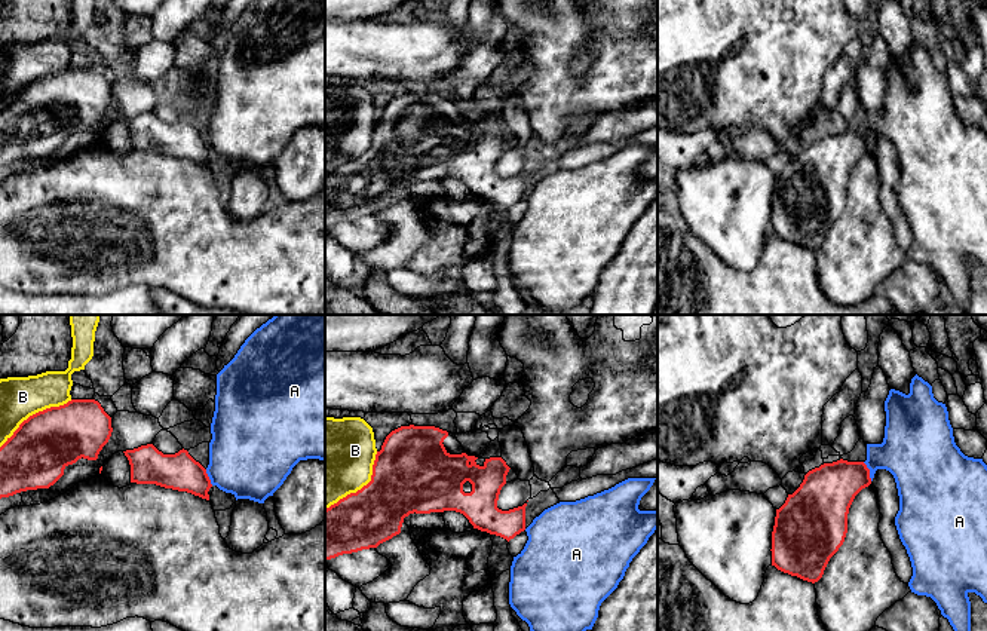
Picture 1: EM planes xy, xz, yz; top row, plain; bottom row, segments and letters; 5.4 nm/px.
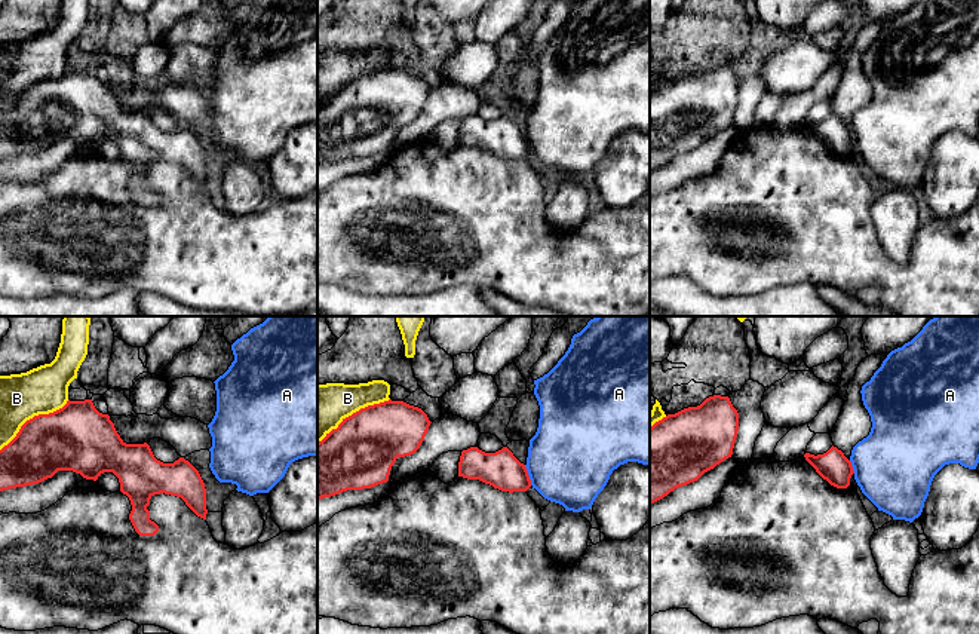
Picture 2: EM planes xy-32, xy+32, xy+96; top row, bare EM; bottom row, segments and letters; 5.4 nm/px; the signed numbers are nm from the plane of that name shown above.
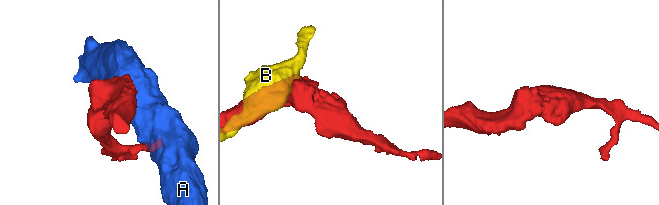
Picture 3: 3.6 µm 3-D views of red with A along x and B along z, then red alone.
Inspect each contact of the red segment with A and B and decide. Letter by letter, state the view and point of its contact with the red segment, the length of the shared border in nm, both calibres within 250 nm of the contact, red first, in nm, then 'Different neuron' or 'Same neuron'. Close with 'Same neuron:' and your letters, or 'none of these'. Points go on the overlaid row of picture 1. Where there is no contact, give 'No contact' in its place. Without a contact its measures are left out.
A: Touches red at yz (869, 471). Shared border 120 nm. Thickness 280 nm (red) against 320 nm. Different neuron
B: Touches red at xy (36, 413). Shared border 460 nm. Thickness 340 nm (red) against 220 nm. Different neuron
Same neuron: none of these

